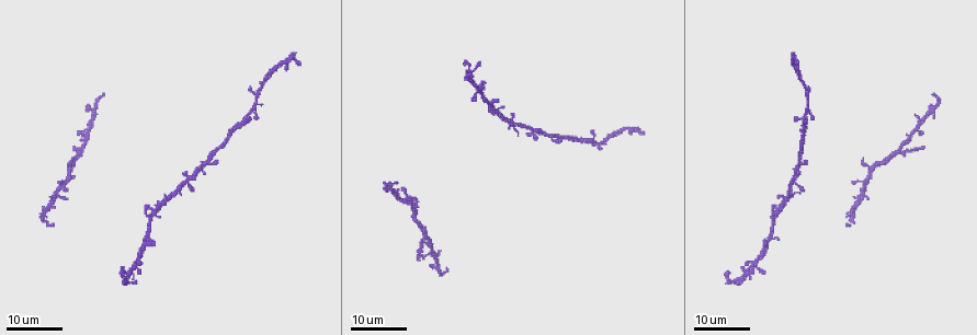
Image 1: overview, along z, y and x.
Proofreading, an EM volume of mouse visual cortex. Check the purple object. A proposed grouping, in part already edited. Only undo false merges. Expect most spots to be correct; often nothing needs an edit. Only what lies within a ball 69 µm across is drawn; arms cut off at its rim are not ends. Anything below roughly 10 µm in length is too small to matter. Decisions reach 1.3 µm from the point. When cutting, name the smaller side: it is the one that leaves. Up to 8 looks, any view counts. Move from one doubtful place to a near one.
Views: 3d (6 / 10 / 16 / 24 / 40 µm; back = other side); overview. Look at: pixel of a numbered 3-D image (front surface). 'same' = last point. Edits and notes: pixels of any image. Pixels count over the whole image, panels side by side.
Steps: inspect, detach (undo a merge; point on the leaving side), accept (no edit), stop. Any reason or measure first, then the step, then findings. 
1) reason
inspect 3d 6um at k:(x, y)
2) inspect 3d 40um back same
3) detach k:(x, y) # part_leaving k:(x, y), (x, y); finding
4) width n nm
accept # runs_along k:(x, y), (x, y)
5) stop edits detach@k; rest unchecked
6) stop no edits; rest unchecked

a narrow waist
inspect 3d 24um at 1:(143, 249)

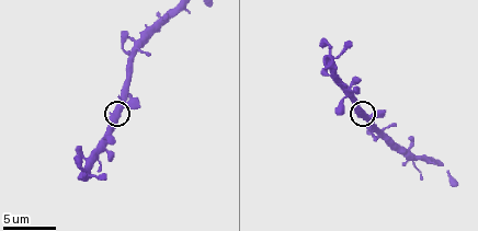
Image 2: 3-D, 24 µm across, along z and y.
inspect 3d 6um at 2:(117, 117)

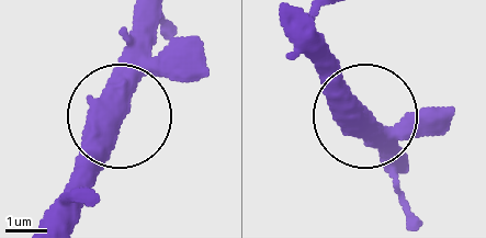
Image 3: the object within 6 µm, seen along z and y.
accept # runs_along 3:(156, 14), (132, 67), (128, 109), (72, 178); all the same neuron

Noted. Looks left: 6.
four or more arms meet
inspect 3d 10um at 2:(381, 136)

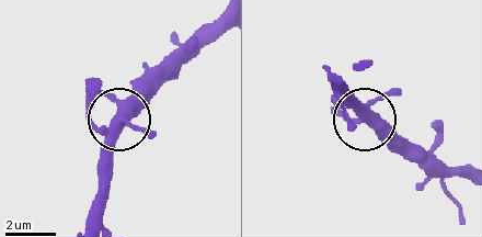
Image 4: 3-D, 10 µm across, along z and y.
side_arm 19 um
accept # runs_along 4:(87, 80), (116, 111), (103, 161), (103, 198); continuous, no second neuron

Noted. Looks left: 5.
four arms meet
inspect 3d 24um at 1:(865, 184)

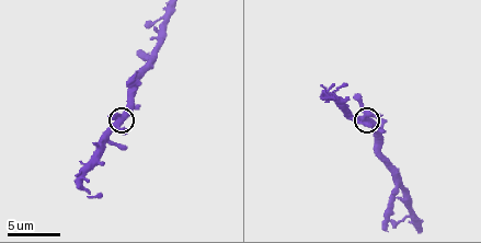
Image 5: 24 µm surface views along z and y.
inspect 3d 10um at 5:(121, 122)

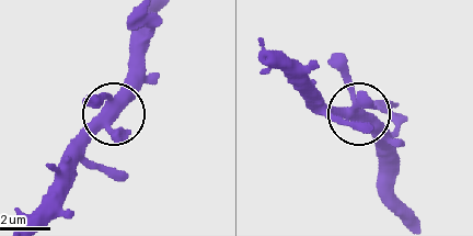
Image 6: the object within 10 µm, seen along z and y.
closer look
inspect 3d 6um at 6:(114, 115)

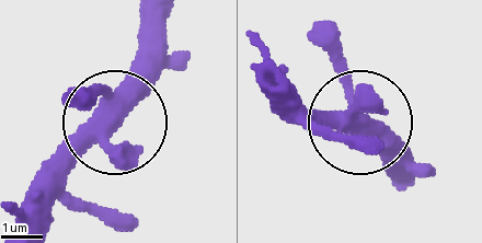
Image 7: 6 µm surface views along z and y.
arms 4
accept # all the same neuron

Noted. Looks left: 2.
thick turns thin
inspect 3d 16um at 1:(227, 137)

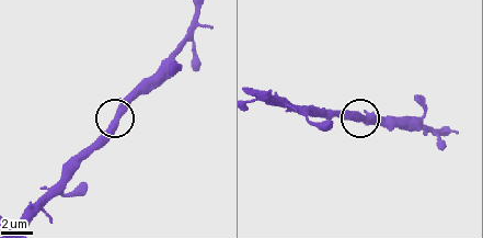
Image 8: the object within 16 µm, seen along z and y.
inspect 3d 10um at 8:(119, 115)

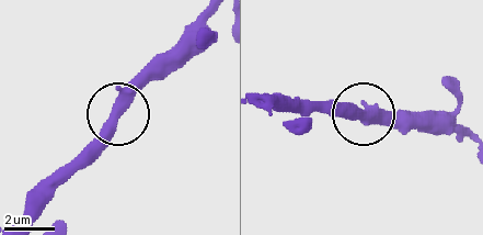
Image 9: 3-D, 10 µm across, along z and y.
accept # runs_along 9:(21, 216), (172, 55); one neuron here

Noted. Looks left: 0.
stop no edits; rest unchecked

